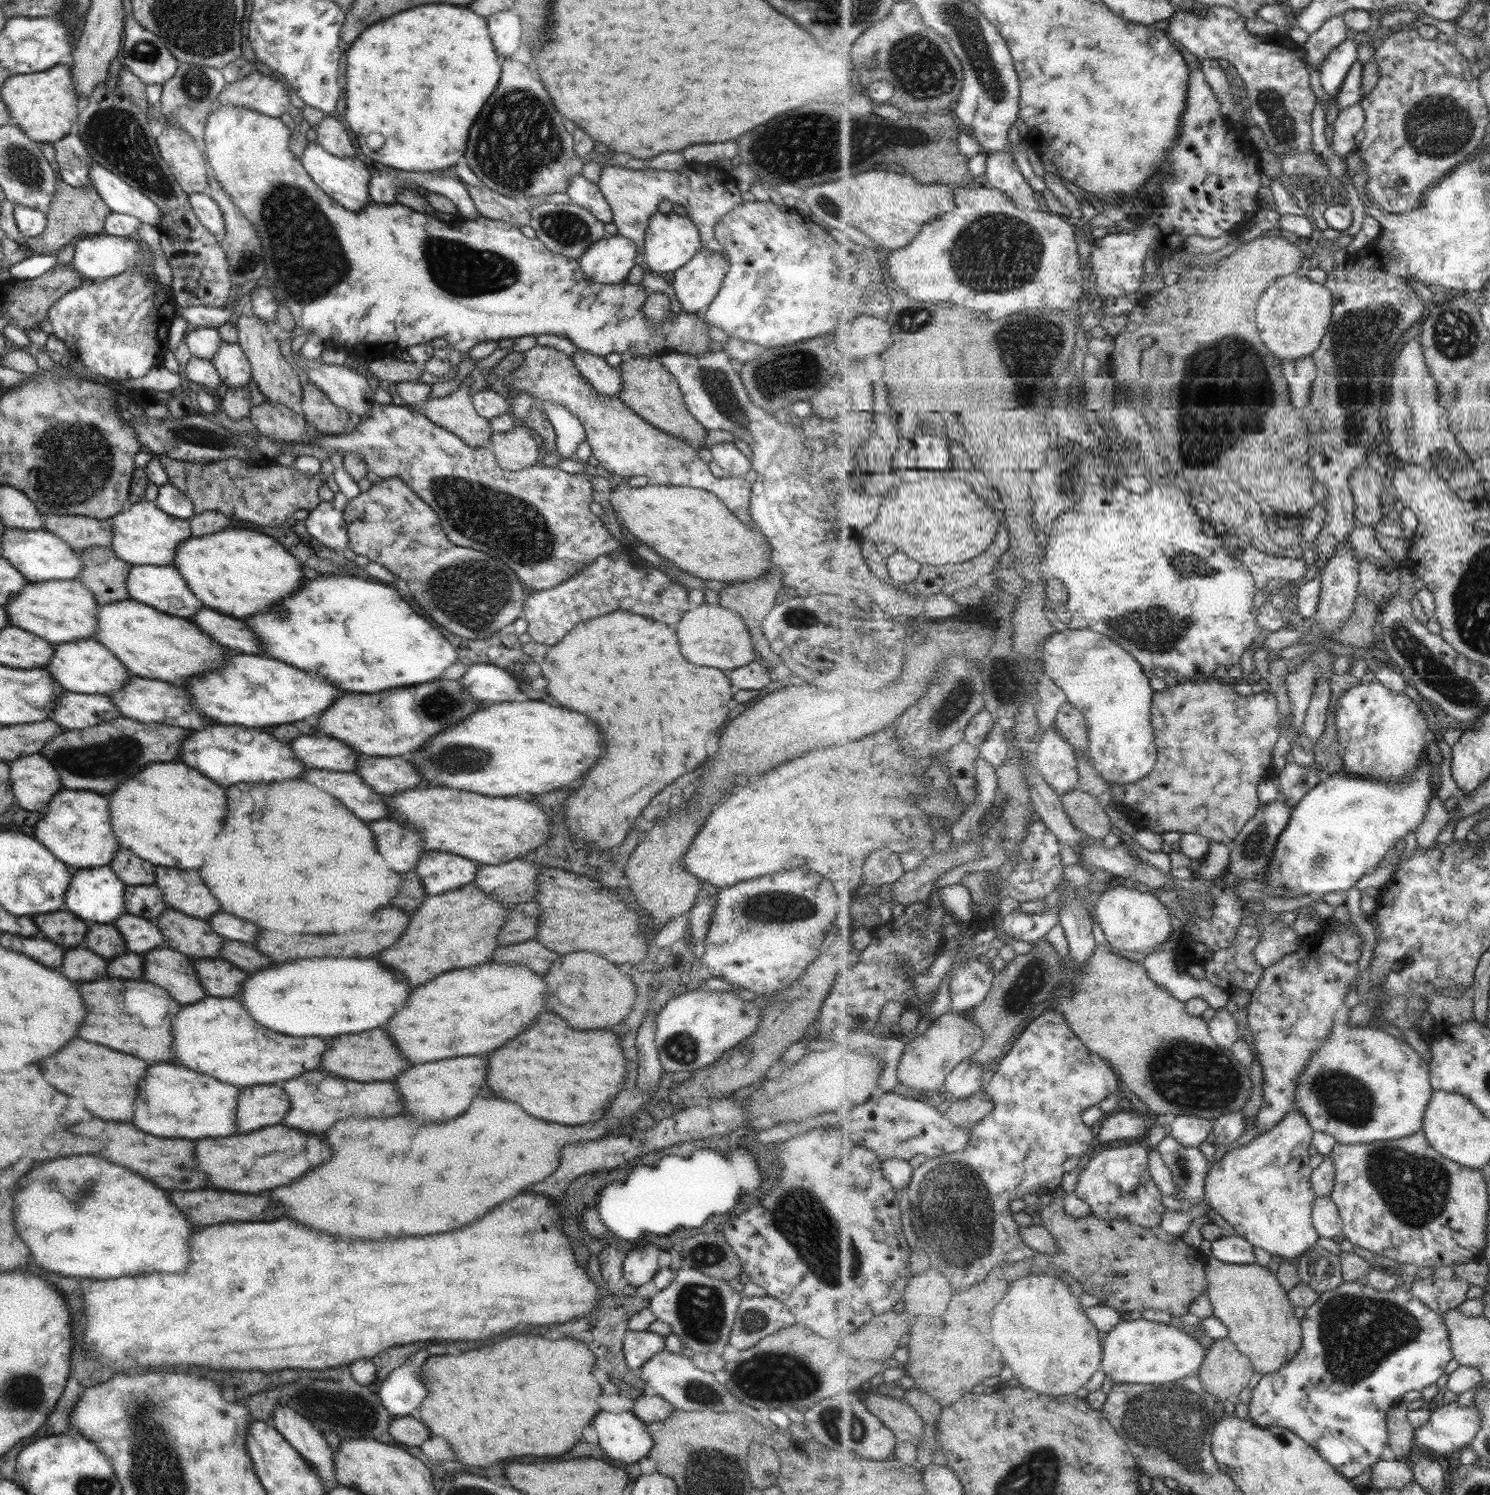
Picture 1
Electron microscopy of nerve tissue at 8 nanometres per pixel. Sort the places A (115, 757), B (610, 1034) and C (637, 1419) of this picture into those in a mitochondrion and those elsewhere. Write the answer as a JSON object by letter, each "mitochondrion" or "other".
{"A":"mitochondrion","B":"other","C":"other"}

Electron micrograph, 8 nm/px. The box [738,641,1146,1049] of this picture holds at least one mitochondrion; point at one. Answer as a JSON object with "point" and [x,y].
{"point":[780,908]}

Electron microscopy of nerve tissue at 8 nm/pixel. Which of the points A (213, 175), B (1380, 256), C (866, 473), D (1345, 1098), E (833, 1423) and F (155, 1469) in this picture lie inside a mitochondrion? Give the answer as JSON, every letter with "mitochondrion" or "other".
{"A":"other","B":"other","C":"other","D":"mitochondrion","E":"mitochondrion","F":"mitochondrion"}

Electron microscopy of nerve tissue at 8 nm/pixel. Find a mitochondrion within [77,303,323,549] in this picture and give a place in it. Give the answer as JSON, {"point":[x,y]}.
{"point":[198,438]}

